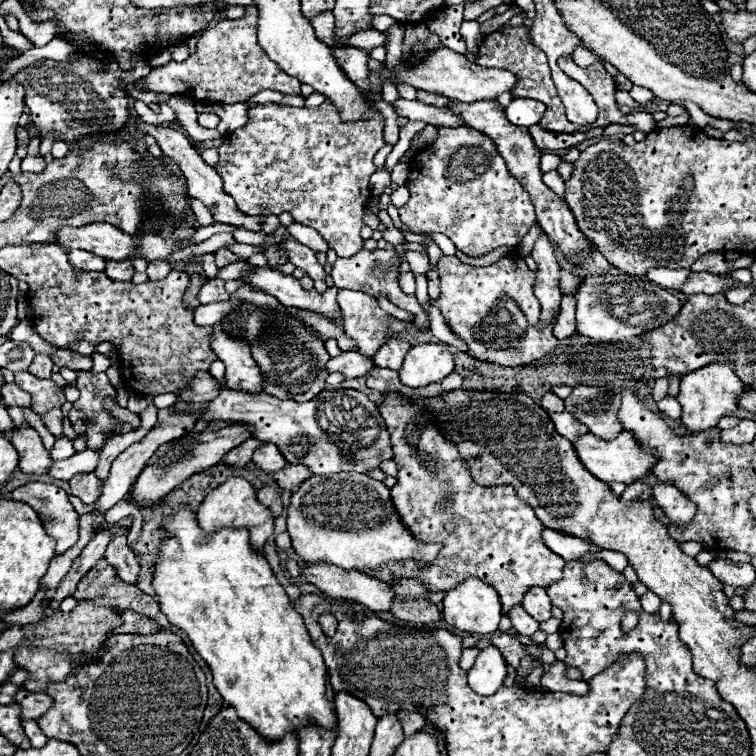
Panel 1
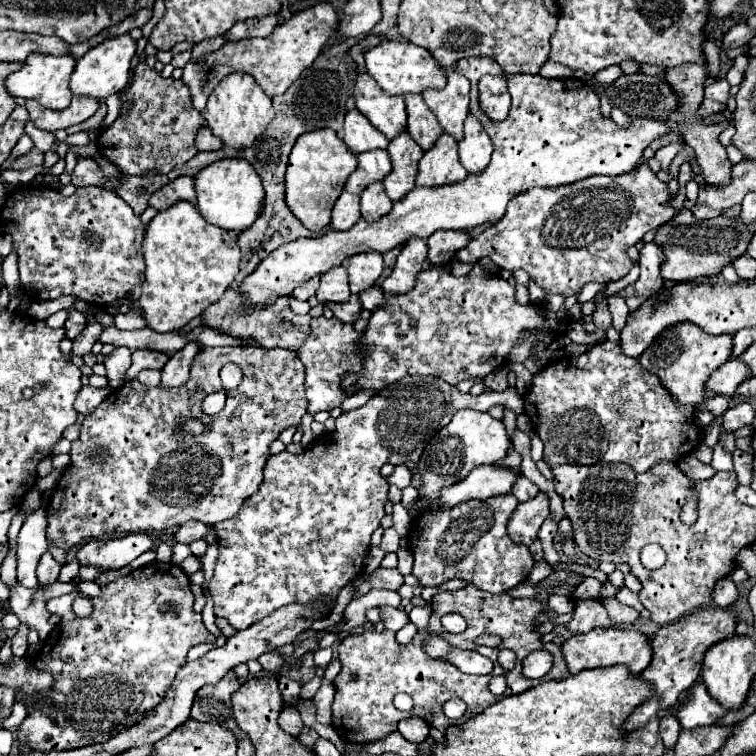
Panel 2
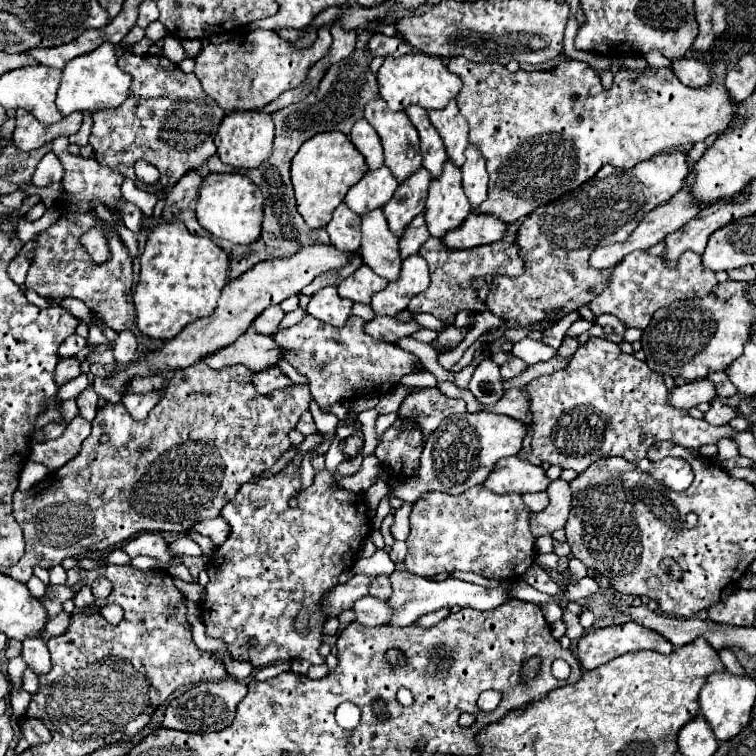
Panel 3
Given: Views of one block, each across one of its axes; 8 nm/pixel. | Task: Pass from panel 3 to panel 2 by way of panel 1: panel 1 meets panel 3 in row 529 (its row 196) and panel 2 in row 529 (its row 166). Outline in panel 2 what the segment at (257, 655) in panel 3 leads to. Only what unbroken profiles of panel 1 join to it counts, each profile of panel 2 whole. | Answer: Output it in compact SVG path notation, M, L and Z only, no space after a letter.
M406 376L390 388L380 390L380 394L366 406L342 414L336 420L338 432L334 430L326 436L326 440L316 440L304 450L304 454L296 456L284 450L270 456L264 468L260 492L244 500L244 508L232 520L224 520L214 526L216 536L220 534L220 554L214 566L214 576L208 584L214 600L214 614L226 618L236 630L242 630L252 626L256 620L266 618L280 606L292 602L306 604L320 594L336 598L344 584L362 574L364 558L370 548L370 536L384 516L388 492L382 490L380 468L386 462L418 462L428 440L444 428L458 410L470 408L488 412L494 404L508 406L516 414L524 412L522 396L510 388L506 392L484 392L480 396L472 396L462 394L458 388L436 376Z

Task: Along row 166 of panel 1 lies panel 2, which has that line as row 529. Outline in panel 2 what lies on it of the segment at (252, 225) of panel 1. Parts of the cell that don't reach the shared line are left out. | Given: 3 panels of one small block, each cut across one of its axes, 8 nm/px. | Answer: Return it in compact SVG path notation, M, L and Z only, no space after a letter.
M188 522L188 524L182 524L180 530L176 532L176 542L182 542L182 544L190 544L194 540L202 540L206 538L206 534L212 530L212 526L208 524L200 524L200 522Z

